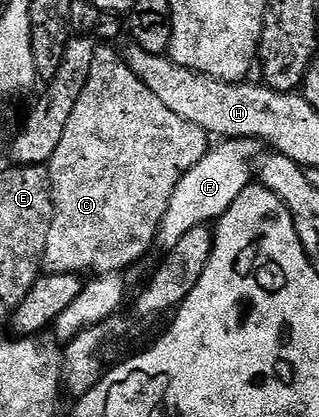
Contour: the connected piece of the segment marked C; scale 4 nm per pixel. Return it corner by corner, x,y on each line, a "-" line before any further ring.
103,44
96,49
93,56
92,71
88,76
88,83
85,90
81,92
81,98
74,105
73,114
69,117
69,122
62,133
61,144
53,153
49,163
51,171
51,203
55,205
53,212
53,224
49,228
49,236
45,244
45,256
43,257
43,270
49,274
78,274
80,276
100,276
103,274
119,274
126,266
131,266
134,262
139,262
151,250
151,245
156,245
159,236
159,225
165,216
165,208
185,172
197,164
206,156
209,149
209,136
197,124
189,124
189,120
184,120
182,116
177,116
177,112
165,108
149,88
138,78
128,67
126,61
115,50
110,50
110,45

